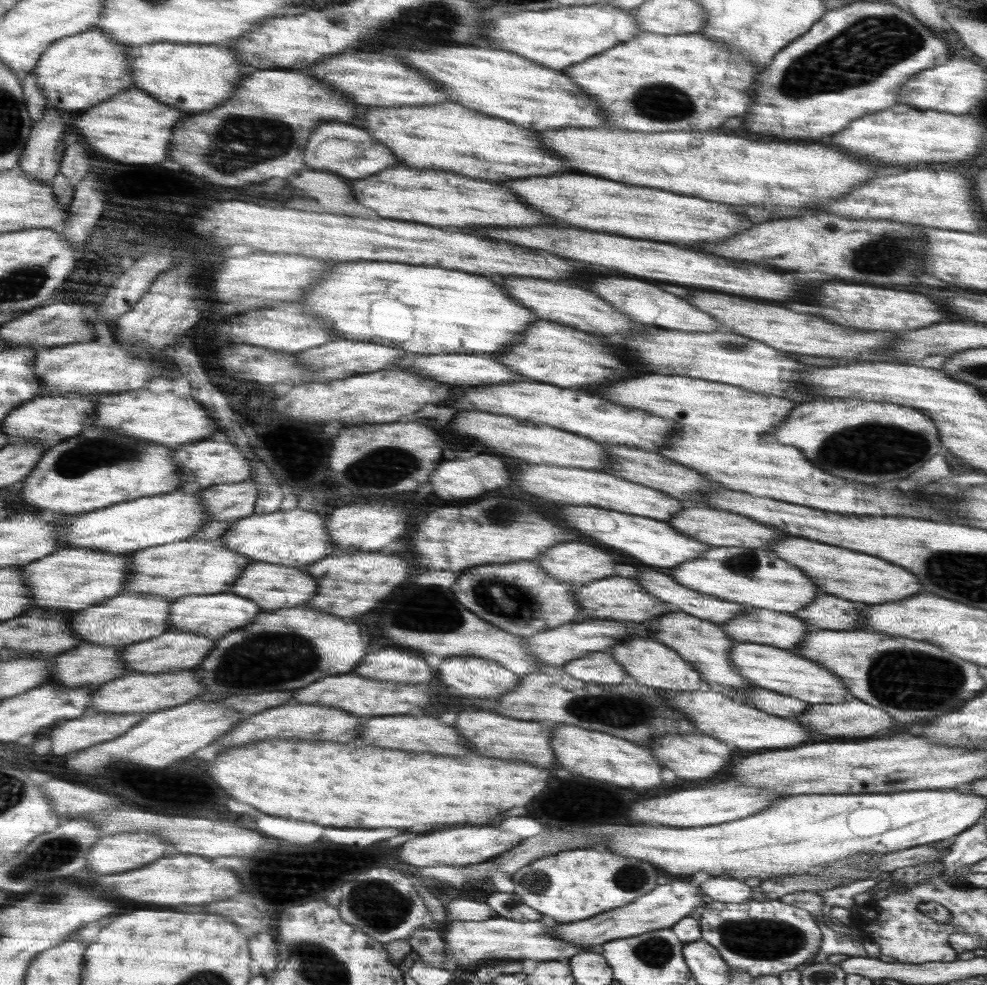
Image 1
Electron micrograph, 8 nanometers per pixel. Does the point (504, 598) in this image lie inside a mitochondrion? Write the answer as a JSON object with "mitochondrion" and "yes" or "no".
{"mitochondrion":"yes"}

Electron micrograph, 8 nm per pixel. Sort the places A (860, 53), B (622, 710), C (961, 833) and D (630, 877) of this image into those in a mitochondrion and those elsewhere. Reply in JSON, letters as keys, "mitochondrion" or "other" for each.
{"A":"mitochondrion","B":"mitochondrion","C":"other","D":"mitochondrion"}

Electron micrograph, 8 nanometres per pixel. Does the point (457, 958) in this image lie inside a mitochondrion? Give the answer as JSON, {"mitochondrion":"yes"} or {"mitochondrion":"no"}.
{"mitochondrion":"no"}

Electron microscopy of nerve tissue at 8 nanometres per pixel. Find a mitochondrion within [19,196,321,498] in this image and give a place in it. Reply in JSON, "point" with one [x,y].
{"point":[75,460]}

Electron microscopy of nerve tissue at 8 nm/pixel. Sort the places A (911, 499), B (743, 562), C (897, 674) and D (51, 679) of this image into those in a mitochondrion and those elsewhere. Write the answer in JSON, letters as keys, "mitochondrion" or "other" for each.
{"A":"mitochondrion","B":"mitochondrion","C":"mitochondrion","D":"other"}

